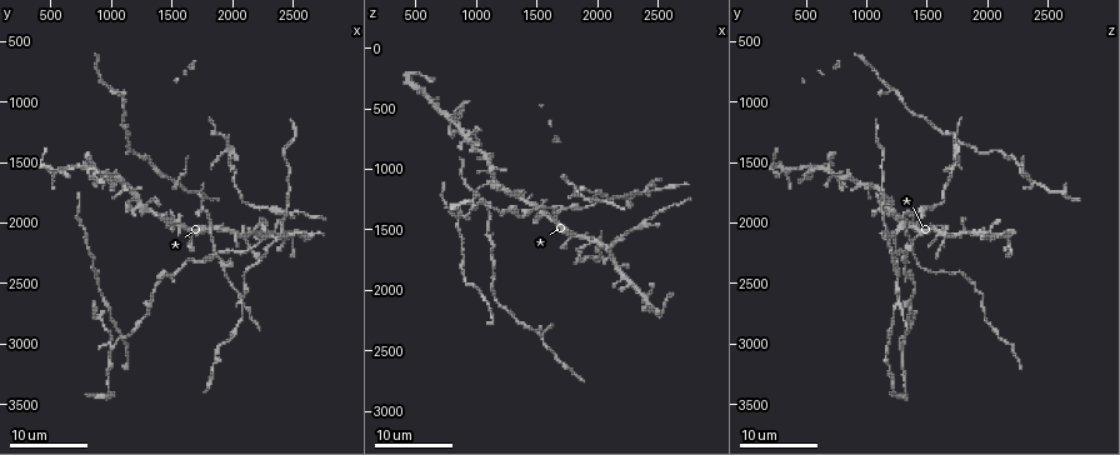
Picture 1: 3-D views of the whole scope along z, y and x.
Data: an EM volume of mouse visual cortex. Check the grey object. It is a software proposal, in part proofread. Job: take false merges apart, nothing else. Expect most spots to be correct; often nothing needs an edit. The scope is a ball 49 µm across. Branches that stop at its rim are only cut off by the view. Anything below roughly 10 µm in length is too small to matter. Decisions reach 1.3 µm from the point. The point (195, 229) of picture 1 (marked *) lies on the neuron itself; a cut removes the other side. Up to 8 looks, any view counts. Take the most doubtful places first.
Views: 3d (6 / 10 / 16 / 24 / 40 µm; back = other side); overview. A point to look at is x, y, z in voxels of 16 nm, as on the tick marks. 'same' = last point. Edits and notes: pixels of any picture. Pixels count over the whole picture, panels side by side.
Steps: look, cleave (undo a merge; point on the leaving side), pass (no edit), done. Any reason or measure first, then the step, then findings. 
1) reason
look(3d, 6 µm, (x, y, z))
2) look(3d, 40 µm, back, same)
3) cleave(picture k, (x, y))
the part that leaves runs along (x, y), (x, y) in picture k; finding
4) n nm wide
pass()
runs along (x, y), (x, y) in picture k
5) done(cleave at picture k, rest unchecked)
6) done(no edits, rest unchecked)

arms run side by side
look(3d, 24 µm, (2080, 2600, 1260))

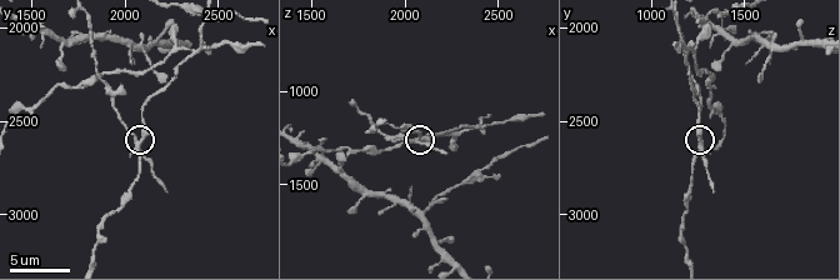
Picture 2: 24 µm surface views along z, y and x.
look(3d, 6 µm, (2040, 2600, 1260))

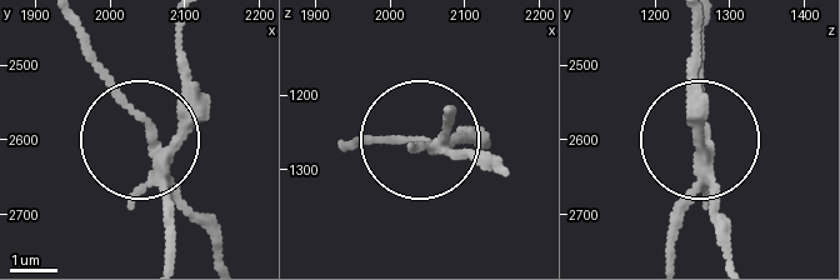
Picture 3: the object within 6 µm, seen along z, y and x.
side arm 15 µm; 4 arms
cleave(picture 3, (208, 214))
a second neuron is stuck on

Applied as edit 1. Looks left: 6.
look(overview)

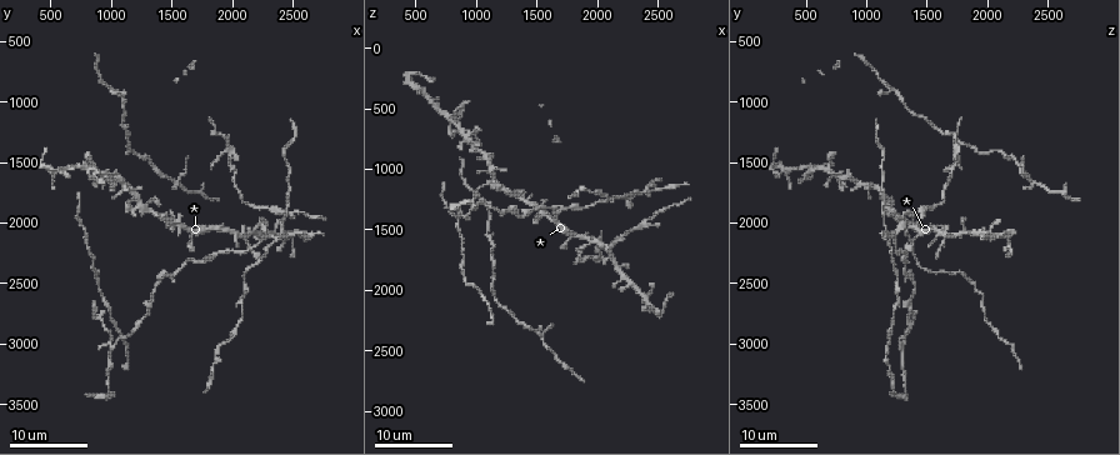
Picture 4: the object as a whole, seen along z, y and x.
four-way junction
look(3d, 16 µm, (1520, 1700, 2380))

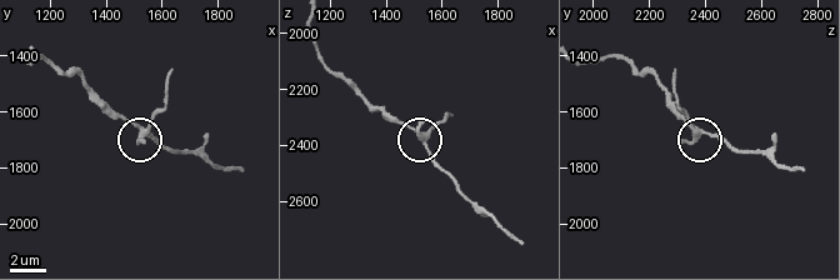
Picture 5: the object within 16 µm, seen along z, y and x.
look(3d, 10 µm, (1520, 1670, 2370))

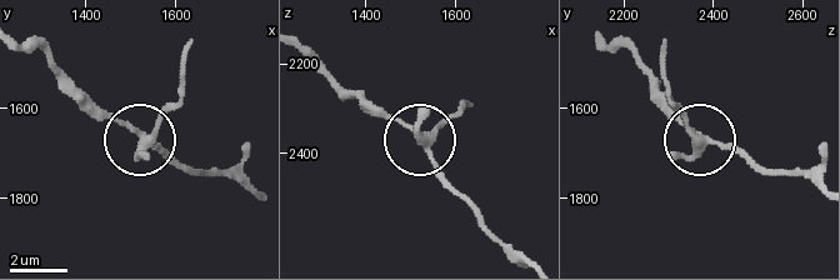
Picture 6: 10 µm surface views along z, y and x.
look(3d, 10 µm, back, (1525, 1680, 2375))

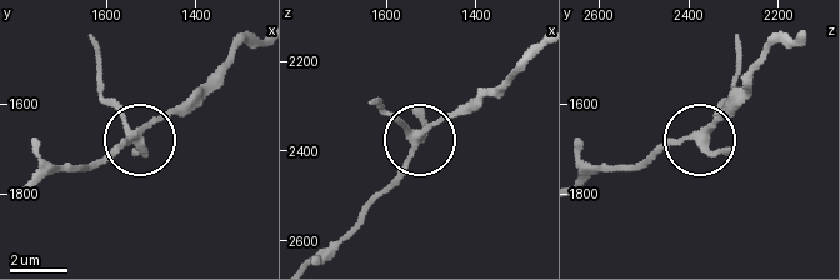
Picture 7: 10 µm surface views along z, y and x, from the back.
270 nm wide
pass()
all the same neuron

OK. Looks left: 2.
a fork
look(3d, 10 µm, (2360, 2160, 1180))

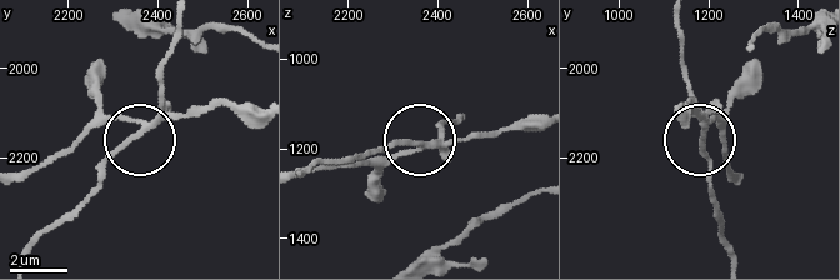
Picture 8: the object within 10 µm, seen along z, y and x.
look(3d, 6 µm, (2350, 2155, 1190))

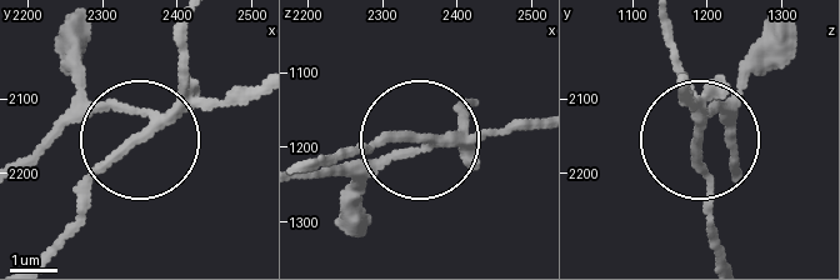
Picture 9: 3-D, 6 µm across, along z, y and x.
190 nm wide
cleave(picture 9, (245, 104))
the part that leaves runs along (173, 114), (81, 114), (21, 158) in picture 9; a second neuron is stuck on

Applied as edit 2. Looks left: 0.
done(cleave at picture 3, cleave at picture 9, rest unchecked)

